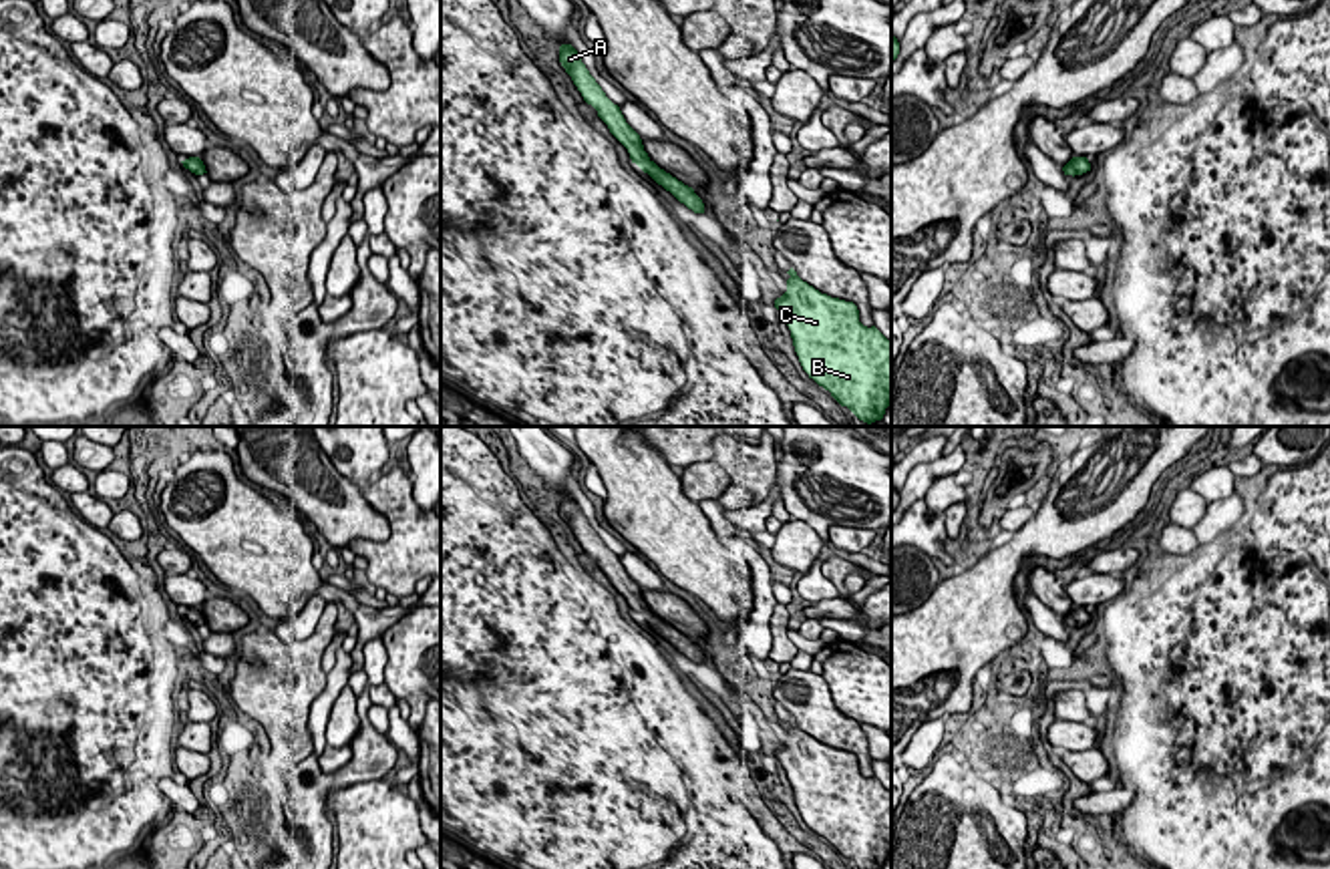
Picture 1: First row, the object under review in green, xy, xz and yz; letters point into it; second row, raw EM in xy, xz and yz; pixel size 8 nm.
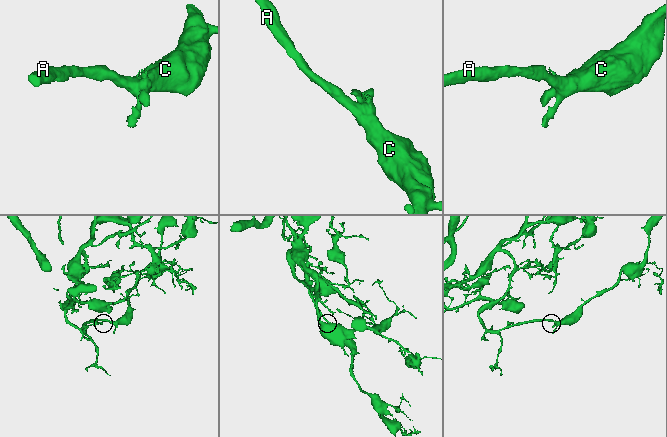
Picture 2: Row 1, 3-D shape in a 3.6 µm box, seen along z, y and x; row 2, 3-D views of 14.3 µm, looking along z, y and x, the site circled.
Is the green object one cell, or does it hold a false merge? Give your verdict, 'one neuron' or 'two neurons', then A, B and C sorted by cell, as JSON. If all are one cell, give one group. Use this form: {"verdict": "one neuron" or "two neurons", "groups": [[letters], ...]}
{"verdict": "one neuron", "groups": [["A", "B", "C"]]}

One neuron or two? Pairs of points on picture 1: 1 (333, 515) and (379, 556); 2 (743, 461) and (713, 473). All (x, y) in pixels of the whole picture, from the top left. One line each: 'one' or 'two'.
1: two
2: two

